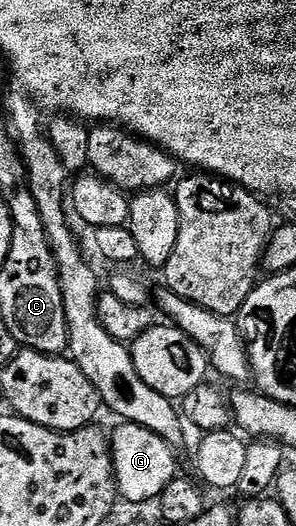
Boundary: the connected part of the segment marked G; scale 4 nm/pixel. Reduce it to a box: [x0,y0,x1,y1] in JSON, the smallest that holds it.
[110,423,176,505]

